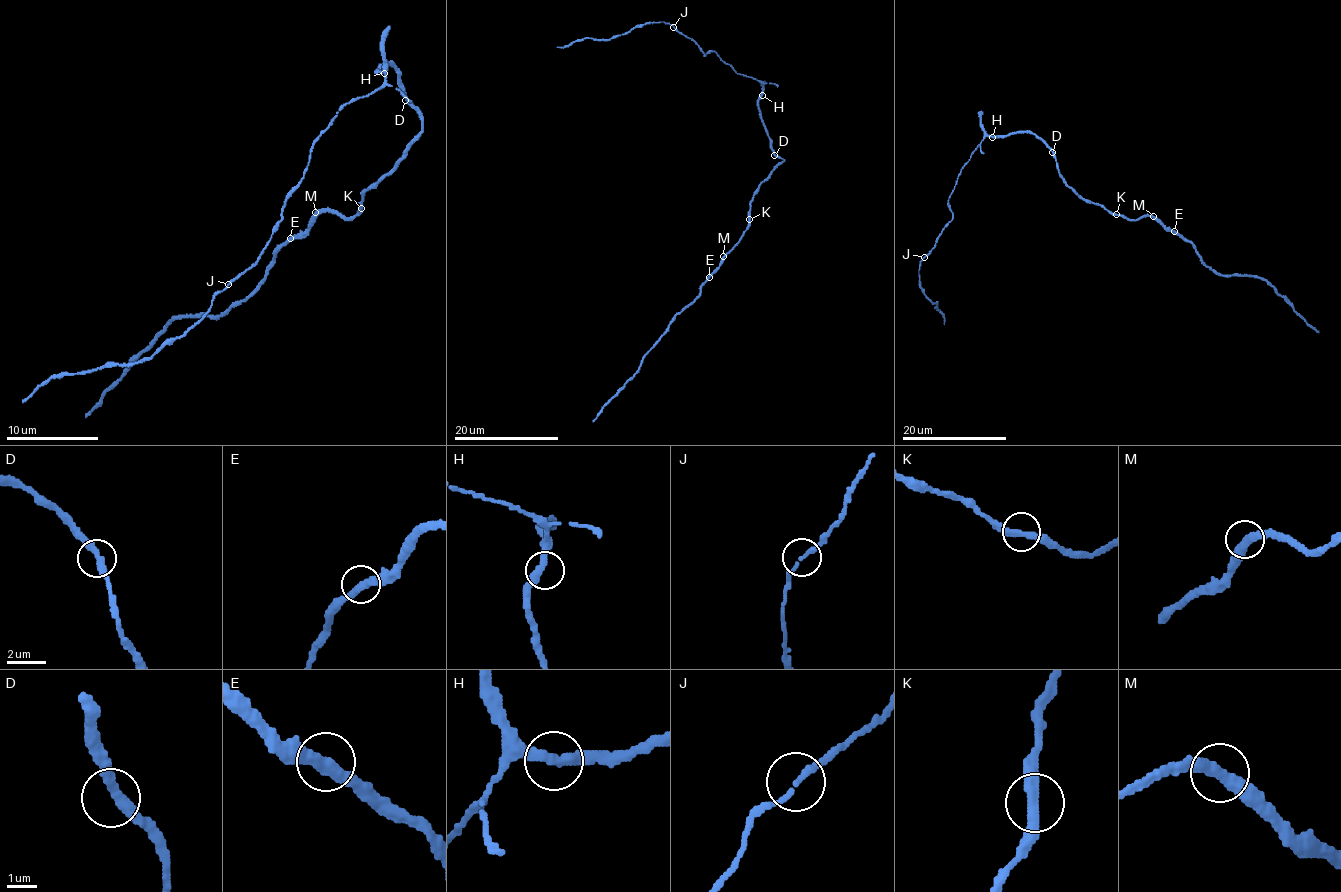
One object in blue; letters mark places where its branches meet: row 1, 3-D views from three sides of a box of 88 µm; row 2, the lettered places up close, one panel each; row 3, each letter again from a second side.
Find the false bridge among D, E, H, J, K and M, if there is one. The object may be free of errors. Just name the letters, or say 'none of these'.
none of these

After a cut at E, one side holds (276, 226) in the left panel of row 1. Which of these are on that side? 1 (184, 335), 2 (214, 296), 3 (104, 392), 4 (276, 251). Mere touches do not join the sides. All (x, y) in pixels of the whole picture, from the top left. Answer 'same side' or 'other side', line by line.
1: same side
2: same side
3: other side
4: other side

